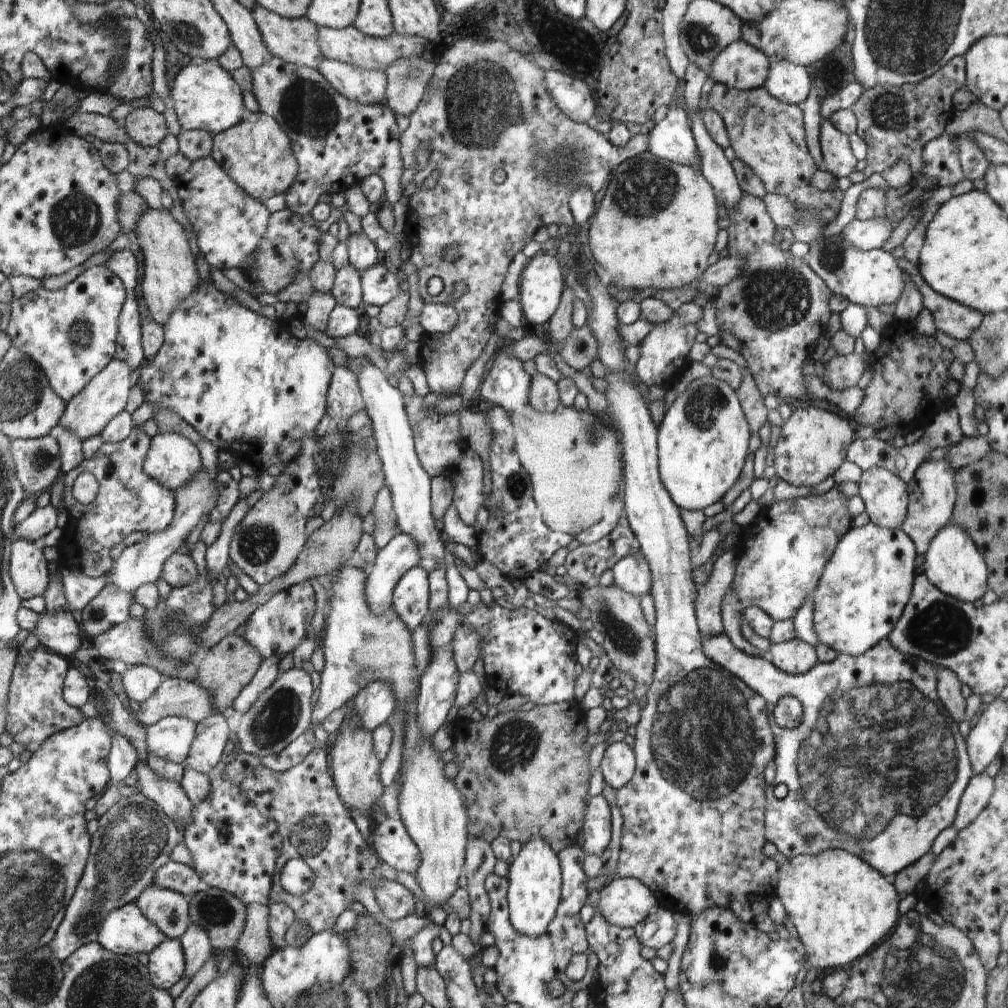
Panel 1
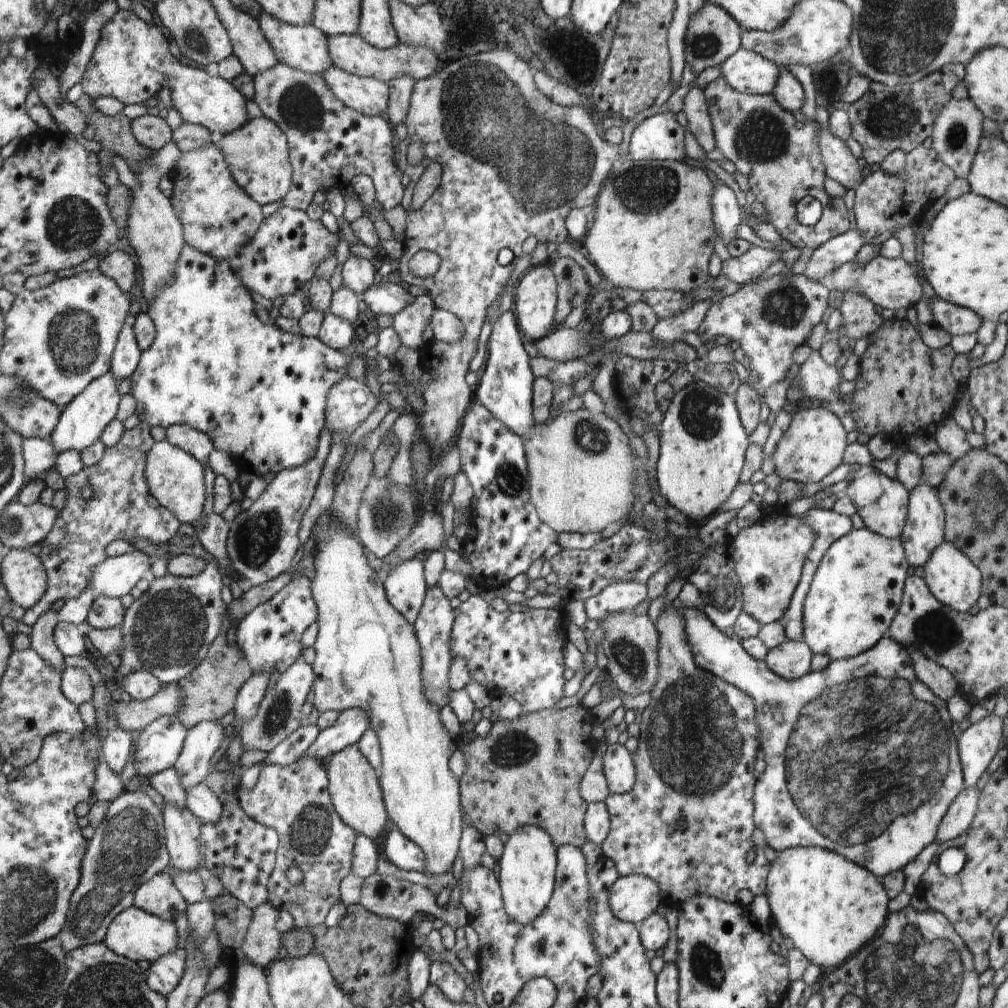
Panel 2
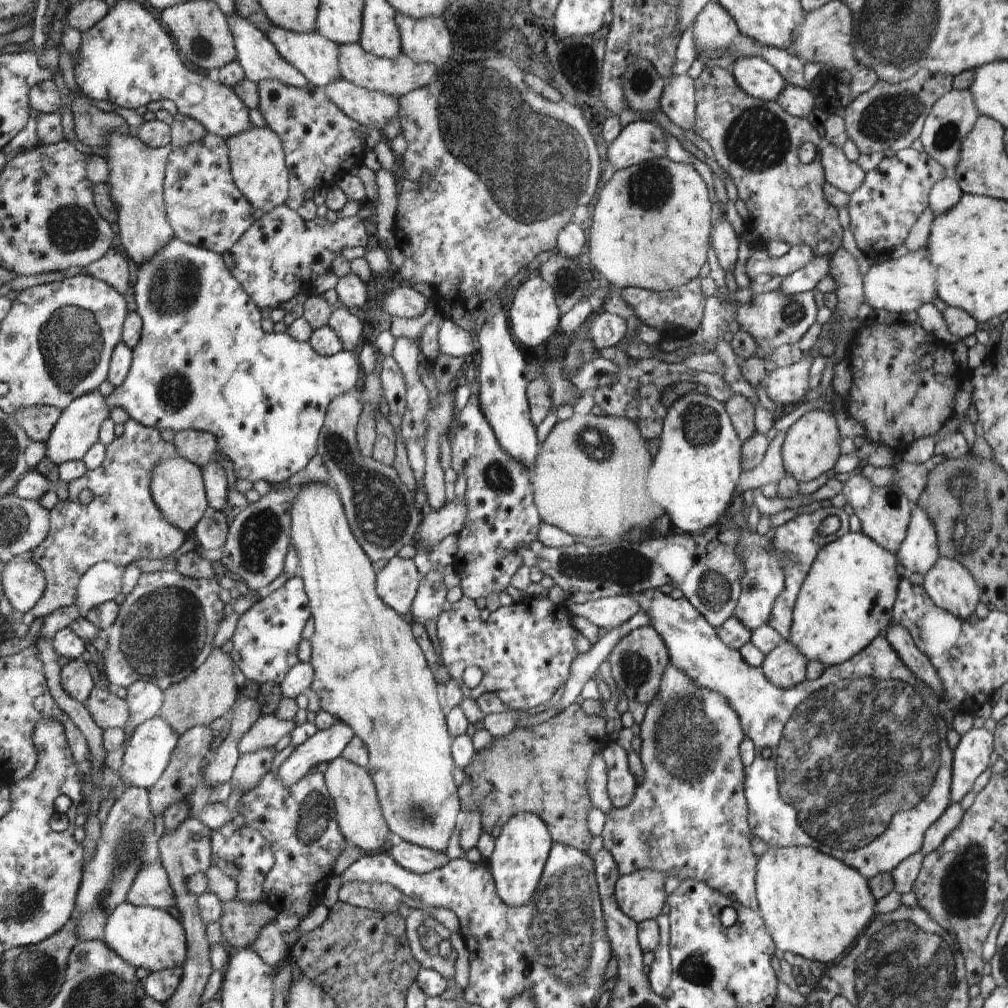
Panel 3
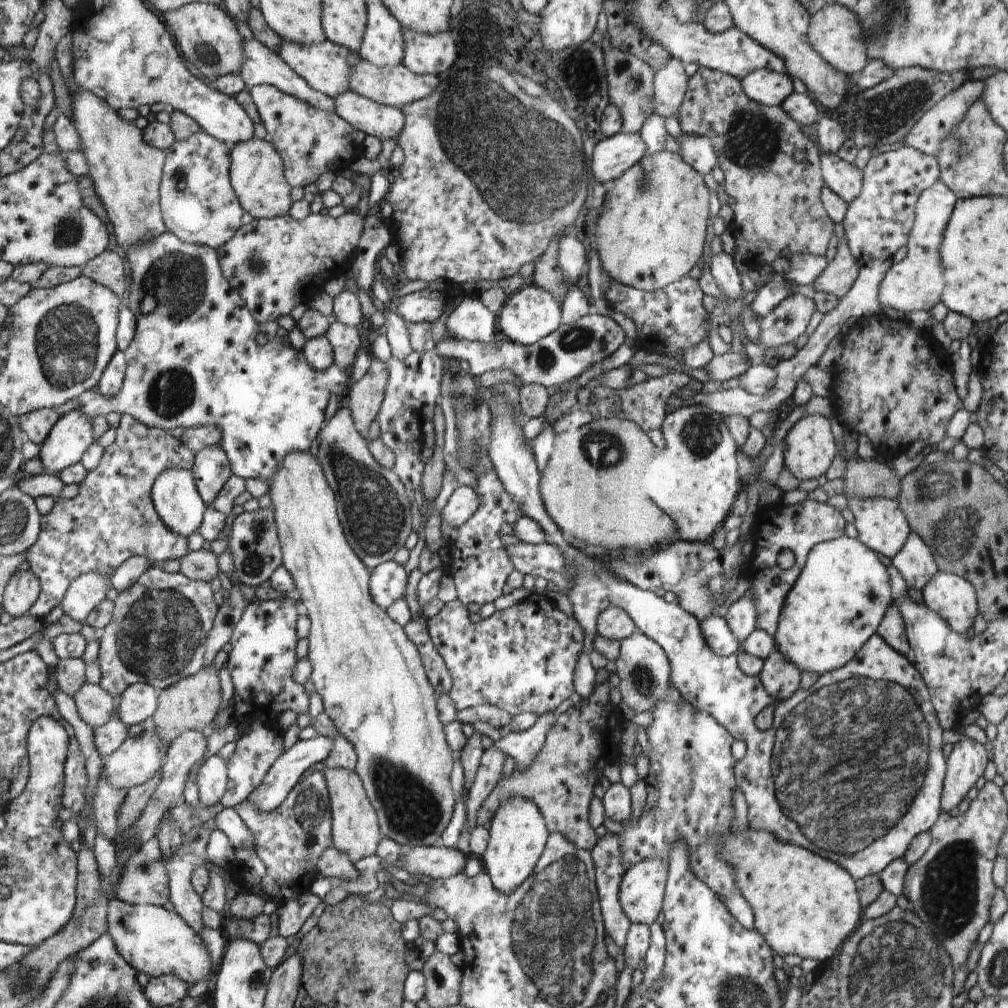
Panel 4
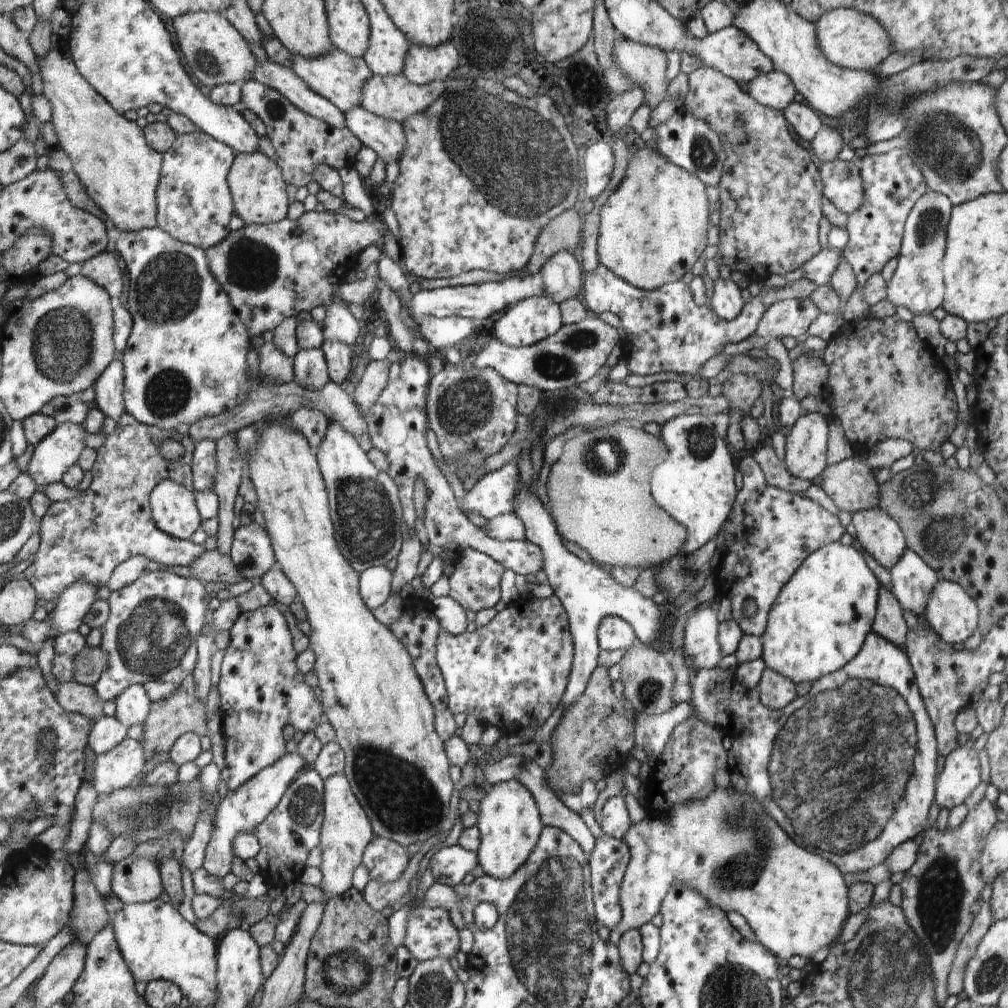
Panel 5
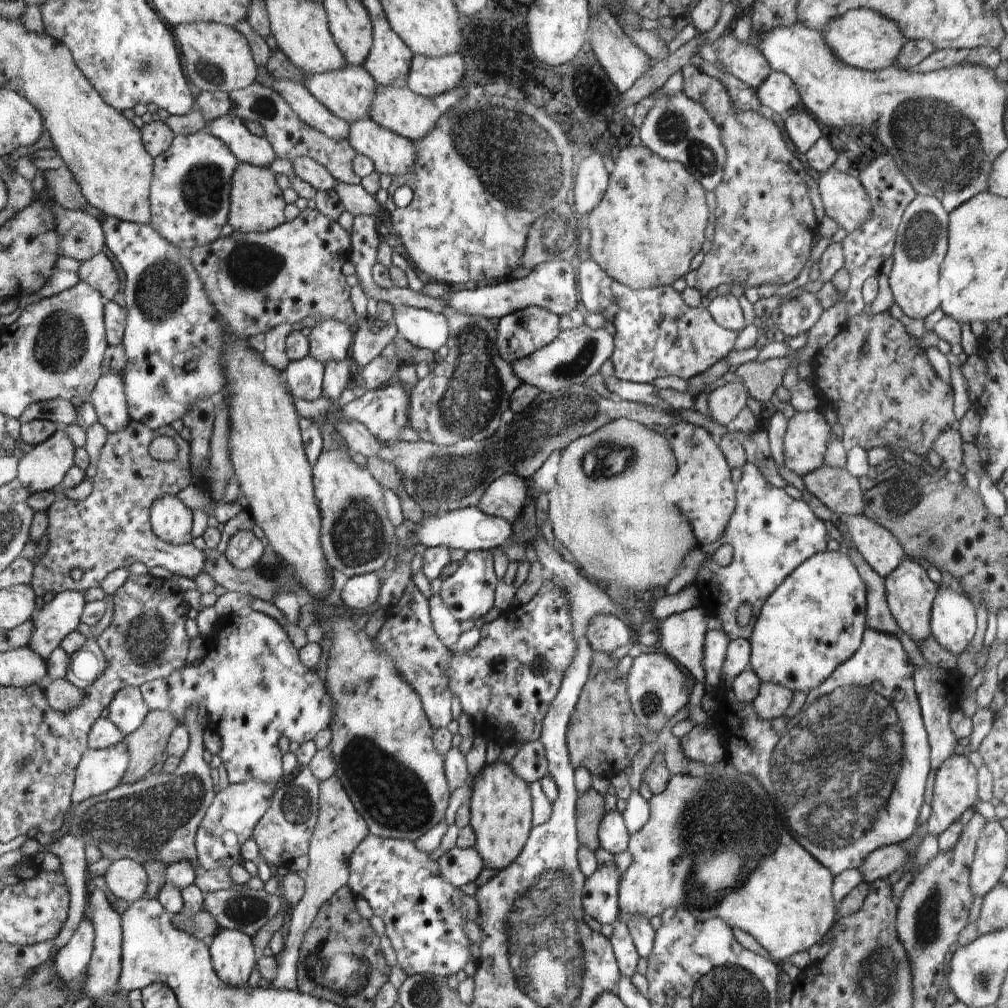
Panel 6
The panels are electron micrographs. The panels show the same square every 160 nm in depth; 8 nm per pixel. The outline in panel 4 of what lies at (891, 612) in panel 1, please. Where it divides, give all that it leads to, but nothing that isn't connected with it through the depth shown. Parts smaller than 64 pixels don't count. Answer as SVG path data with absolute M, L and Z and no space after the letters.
M844 535L840 538L822 541L814 545L808 553L802 572L798 575L796 582L786 595L780 618L778 618L777 629L773 636L776 646L775 650L778 650L788 662L794 664L800 672L806 671L821 675L842 668L849 660L854 658L854 655L864 646L864 643L876 632L880 621L883 619L884 613L888 610L892 602L894 602L890 595L889 576L886 568L887 566L880 562L880 558L878 558L877 554L863 542L860 542L858 538L853 539Z

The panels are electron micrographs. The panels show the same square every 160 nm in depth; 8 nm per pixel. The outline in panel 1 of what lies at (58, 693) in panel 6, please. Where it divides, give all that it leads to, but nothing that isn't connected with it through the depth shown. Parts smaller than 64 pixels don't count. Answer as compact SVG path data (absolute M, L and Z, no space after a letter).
M164 676L157 692L140 703L134 718L147 727L167 716L189 718L199 723L214 712L207 690L190 679Z

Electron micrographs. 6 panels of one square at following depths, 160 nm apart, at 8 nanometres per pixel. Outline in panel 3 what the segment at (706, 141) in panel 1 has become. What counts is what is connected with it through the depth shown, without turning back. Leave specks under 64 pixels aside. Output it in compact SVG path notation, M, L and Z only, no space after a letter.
M723 213L711 230L711 238L711 247L714 249L720 268L725 272L734 271L737 264L739 239L736 230L732 228L732 224L726 220Z

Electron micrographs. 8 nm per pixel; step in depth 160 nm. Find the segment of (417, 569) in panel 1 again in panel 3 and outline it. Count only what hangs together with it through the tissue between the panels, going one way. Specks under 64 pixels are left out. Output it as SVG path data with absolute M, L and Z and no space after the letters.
M399 555L377 573L377 592L389 608L405 615L412 608L421 580L413 560Z

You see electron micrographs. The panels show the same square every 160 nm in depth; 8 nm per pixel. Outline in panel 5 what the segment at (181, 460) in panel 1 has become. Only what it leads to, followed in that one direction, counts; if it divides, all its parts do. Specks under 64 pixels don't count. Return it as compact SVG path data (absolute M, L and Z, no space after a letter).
M166 479L162 486L154 490L154 498L149 498L149 505L154 506L154 522L162 526L166 534L177 539L191 540L191 536L201 527L202 519L197 509L193 492L185 485Z

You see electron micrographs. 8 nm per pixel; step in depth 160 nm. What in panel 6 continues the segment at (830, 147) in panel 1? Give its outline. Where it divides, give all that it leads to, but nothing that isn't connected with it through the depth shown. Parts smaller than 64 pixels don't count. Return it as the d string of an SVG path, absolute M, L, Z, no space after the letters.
M832 166L820 175L817 183L825 215L836 221L839 228L844 228L847 234L855 231L871 217L872 203L868 198L868 193L859 181L857 173L853 169L850 173L842 173Z

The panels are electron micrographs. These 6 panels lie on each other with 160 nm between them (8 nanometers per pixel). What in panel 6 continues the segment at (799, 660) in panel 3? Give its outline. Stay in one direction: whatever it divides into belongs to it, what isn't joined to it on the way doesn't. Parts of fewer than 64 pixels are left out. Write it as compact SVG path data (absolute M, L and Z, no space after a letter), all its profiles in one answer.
M761 683L758 696L753 700L756 714L762 720L774 720L788 710L794 693L785 686L774 683Z

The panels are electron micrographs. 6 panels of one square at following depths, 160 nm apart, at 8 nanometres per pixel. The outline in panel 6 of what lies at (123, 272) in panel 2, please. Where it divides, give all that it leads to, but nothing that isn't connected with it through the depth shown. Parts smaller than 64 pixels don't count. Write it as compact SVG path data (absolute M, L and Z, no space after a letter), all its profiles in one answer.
M104 251L88 261L82 262L77 275L82 282L89 283L94 290L101 291L106 303L114 300L114 296L120 288L120 280L114 270L114 264L108 260Z

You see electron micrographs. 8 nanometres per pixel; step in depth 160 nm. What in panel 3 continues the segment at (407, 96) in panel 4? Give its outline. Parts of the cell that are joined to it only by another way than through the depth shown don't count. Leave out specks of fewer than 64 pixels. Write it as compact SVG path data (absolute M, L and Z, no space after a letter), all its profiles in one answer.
M358 43L340 46L339 66L342 77L368 91L378 91L400 99L413 90L422 89L436 80L436 65L432 63L415 63L409 55L401 54L392 60L377 57L365 51Z

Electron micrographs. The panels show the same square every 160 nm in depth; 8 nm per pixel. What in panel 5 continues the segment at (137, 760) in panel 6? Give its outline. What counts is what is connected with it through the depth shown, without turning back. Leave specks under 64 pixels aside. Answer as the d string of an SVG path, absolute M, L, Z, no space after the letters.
M190 677L190 682L181 682L181 685L167 699L152 702L150 714L146 717L144 732L140 742L144 747L145 760L150 760L155 754L168 754L171 751L178 737L184 733L191 732L199 737L208 735L206 728L206 712L204 705L197 697L196 683L194 677Z

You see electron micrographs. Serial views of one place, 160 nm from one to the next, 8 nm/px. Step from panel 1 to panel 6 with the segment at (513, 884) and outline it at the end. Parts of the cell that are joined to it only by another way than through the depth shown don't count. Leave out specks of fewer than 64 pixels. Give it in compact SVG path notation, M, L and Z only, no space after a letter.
M496 760L493 763L485 764L480 772L479 777L476 777L472 796L468 802L470 813L469 825L475 832L476 845L474 847L485 862L486 868L501 871L517 860L531 831L533 807L531 792L529 784L512 770L512 766L509 763Z

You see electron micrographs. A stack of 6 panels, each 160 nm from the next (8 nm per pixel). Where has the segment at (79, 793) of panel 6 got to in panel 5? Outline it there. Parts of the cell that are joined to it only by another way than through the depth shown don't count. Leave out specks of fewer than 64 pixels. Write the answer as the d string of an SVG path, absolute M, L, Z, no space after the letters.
M129 736L108 752L95 755L89 786L99 794L110 794L132 784L146 763L144 747Z

